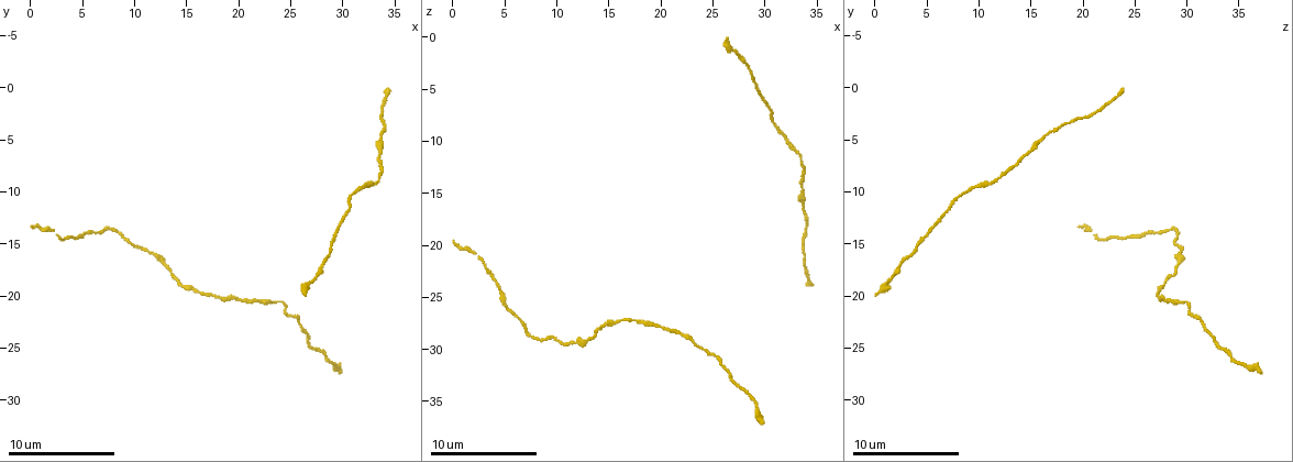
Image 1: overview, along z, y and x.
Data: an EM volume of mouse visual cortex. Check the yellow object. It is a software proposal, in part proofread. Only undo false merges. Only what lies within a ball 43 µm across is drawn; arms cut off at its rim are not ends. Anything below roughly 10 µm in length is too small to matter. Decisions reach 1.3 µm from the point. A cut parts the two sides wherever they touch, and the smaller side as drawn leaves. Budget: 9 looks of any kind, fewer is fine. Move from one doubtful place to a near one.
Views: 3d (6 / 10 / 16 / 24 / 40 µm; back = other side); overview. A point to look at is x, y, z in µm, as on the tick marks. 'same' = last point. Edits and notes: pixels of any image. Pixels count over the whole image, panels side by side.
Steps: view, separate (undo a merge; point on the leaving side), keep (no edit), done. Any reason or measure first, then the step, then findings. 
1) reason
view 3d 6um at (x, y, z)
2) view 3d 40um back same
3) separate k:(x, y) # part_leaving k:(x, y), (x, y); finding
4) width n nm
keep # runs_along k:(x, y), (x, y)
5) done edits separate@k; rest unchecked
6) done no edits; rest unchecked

sudden change in width
view 3d 10um at (31.8, 9.4, 9.6)

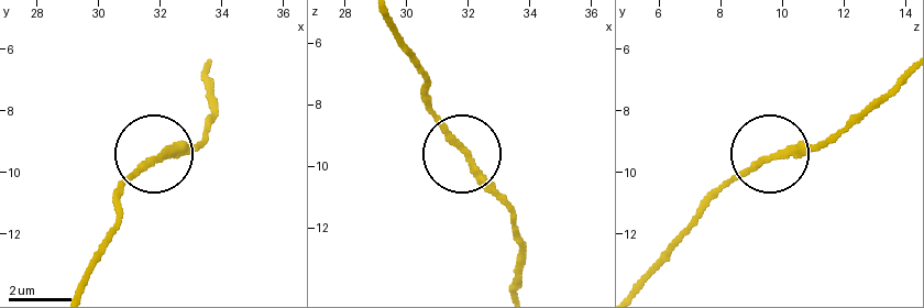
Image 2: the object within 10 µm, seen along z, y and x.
keep # one cell here

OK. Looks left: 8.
view 3d 10um at (11.4, 15.6, 29.6)

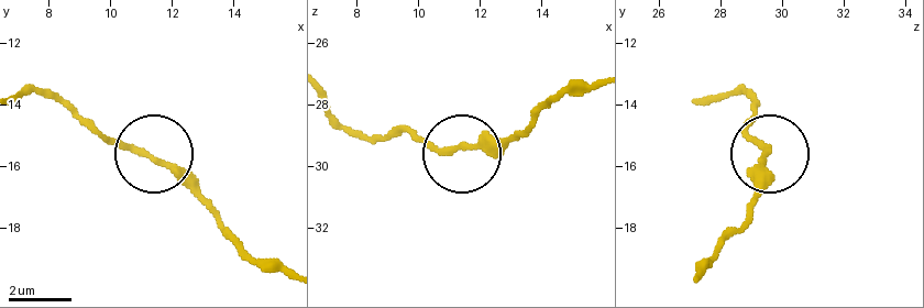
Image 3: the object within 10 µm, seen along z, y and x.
keep # runs_along 3:(592, 81), (560, 89), (528, 127), (450, 153), (389, 136); all the same cell

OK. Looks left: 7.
view 3d 6um at (23.0, 20.6, 29.2)

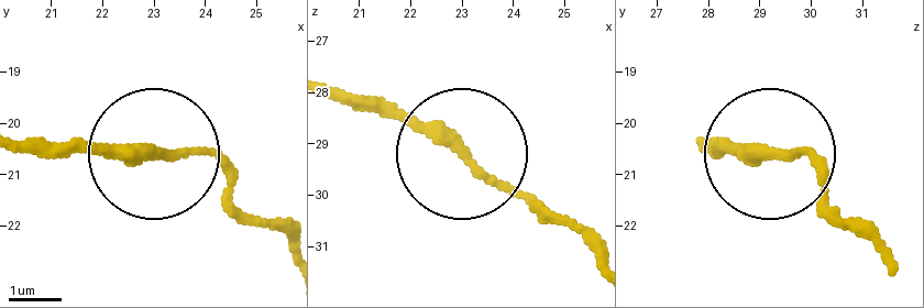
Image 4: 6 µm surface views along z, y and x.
width 240 nm
keep # runs_along 4:(155, 145), (24, 154); continuous, no second cell

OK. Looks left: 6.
calibre changes
view 3d 10um at (14.4, 19.0, 27.8)

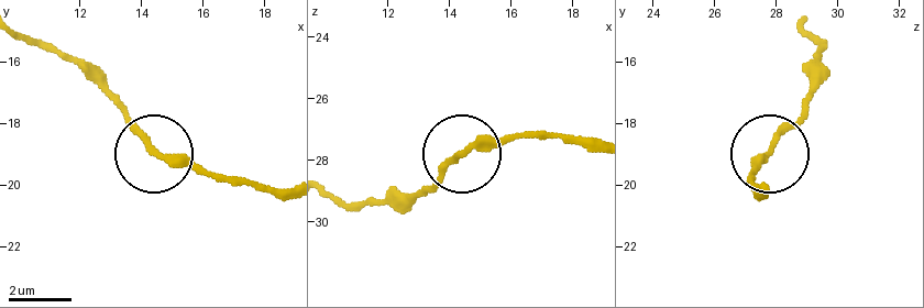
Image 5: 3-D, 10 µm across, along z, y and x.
keep # runs_along 5:(286, 195), (160, 158), (99, 87); one cell here

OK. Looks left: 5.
done no edits; rest unchecked

